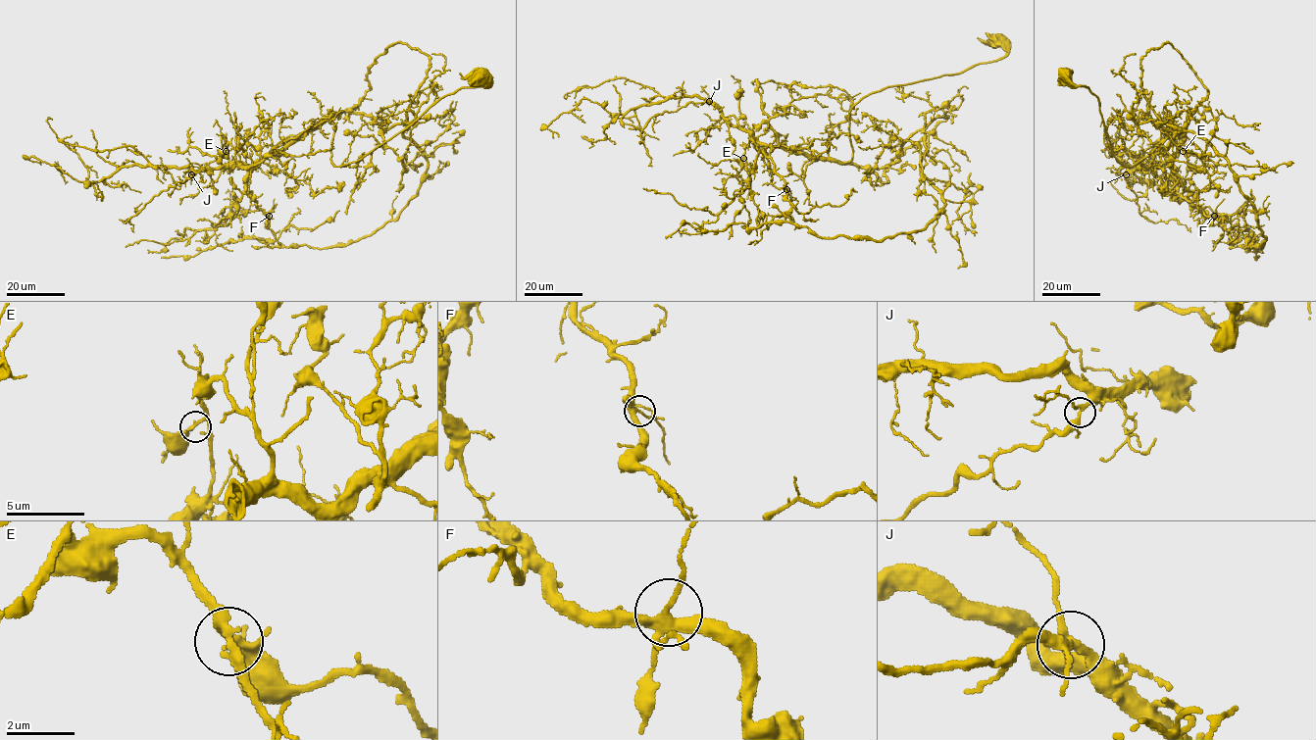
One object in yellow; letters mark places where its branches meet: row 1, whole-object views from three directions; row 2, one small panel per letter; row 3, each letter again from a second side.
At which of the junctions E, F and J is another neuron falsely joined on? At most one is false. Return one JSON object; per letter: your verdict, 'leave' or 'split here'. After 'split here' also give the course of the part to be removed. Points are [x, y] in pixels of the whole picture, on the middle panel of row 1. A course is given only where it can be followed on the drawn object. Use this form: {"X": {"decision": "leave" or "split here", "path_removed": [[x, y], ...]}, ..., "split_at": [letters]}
{"E": {"decision": "leave"}, "F": {"decision": "leave"}, "J": {"decision": "leave"}, "split_at": []}

